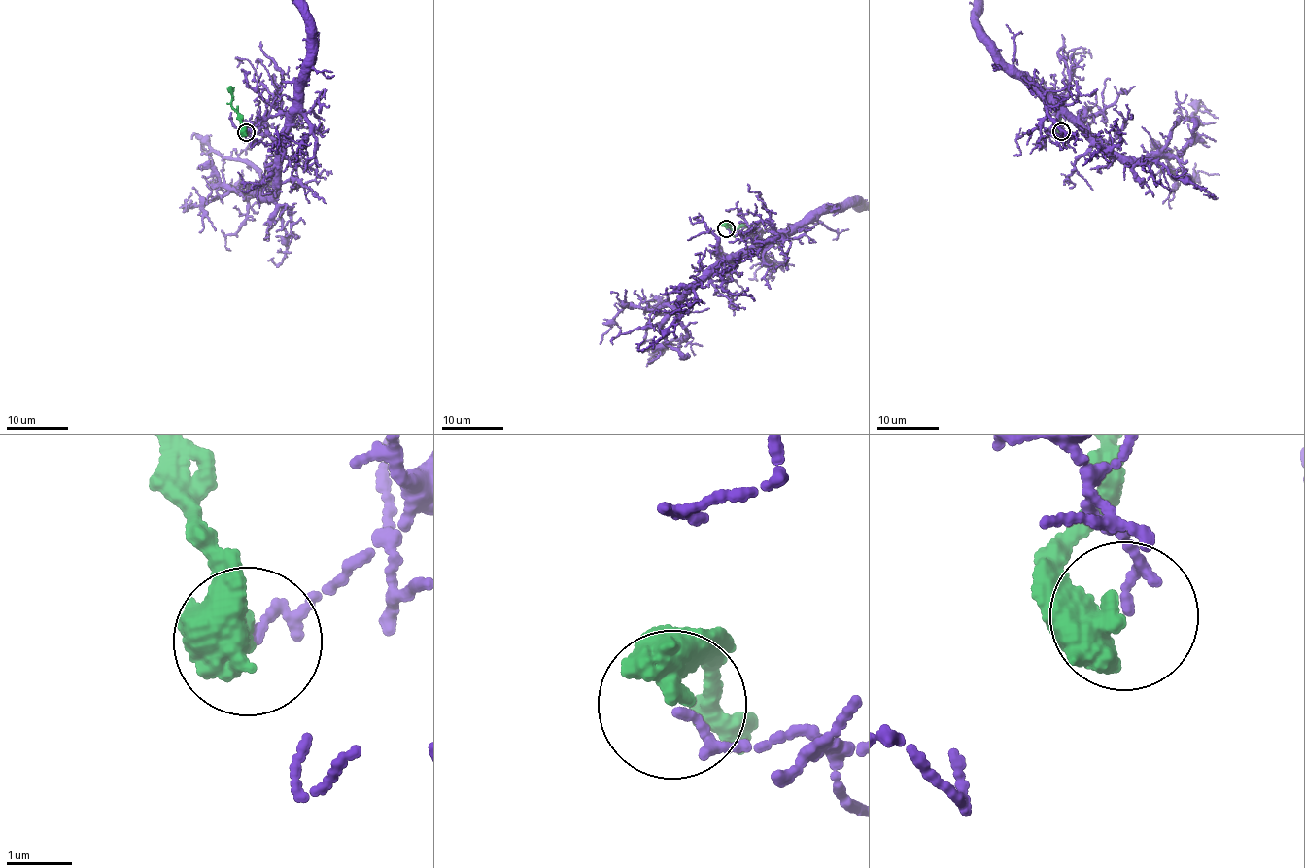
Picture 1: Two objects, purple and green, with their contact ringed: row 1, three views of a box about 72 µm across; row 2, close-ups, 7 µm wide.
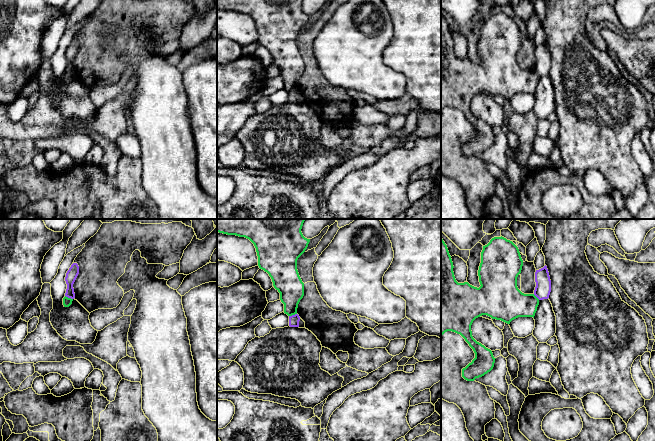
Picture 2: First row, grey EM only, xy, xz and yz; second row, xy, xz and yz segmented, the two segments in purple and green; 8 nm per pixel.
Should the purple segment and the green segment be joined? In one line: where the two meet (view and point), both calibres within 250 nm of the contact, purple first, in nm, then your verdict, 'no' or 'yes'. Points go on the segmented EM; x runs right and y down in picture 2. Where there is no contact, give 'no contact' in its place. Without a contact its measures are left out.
meets purple in xy at (69, 297); 90 nm thick on the purple side, 70 nm on the other; no

